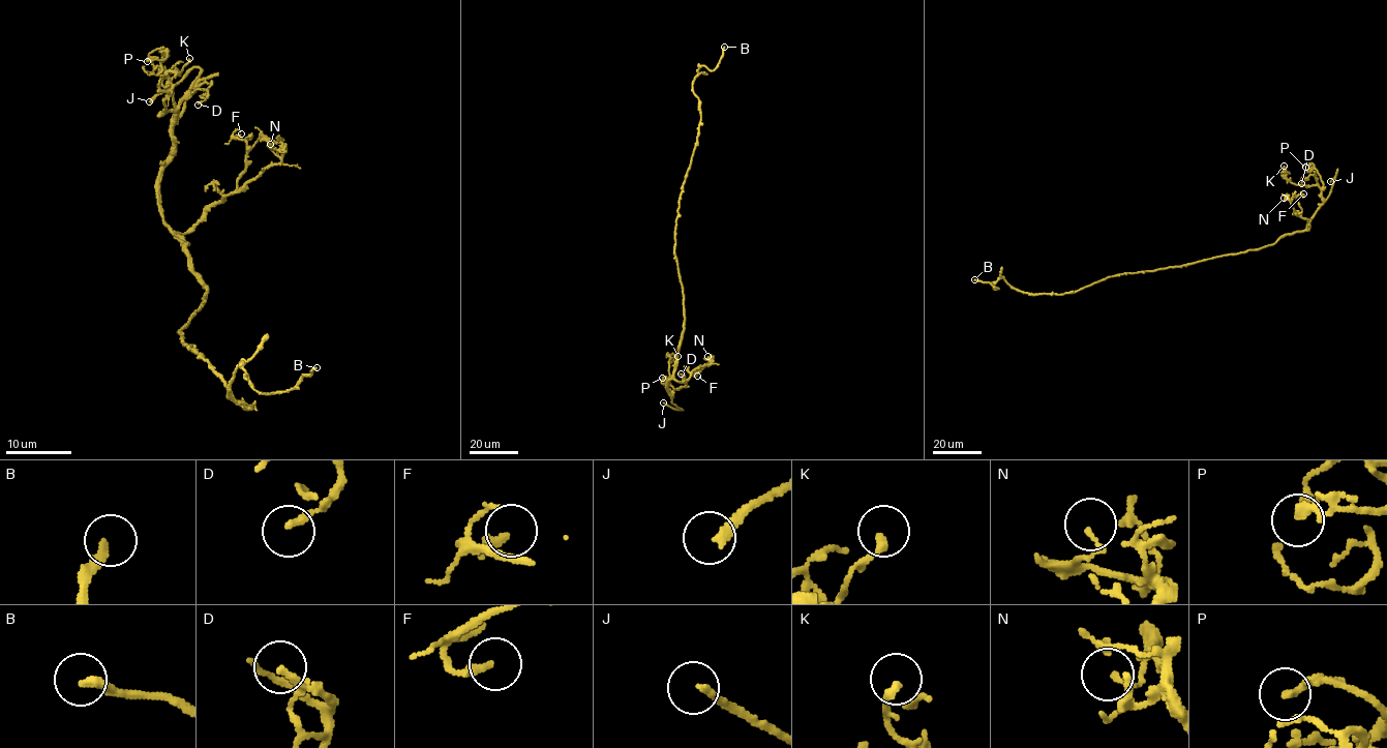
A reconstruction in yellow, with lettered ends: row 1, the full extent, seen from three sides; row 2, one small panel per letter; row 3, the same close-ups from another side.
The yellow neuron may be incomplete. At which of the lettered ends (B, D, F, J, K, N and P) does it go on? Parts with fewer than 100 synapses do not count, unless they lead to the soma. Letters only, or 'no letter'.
B, J

